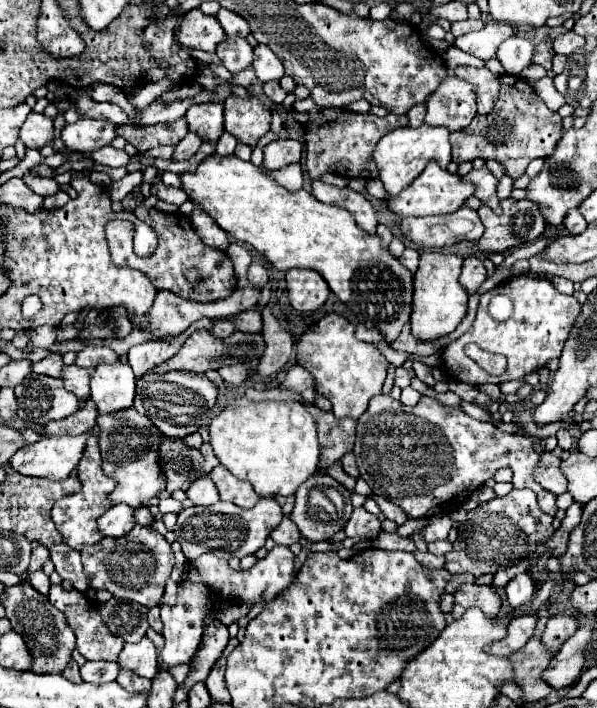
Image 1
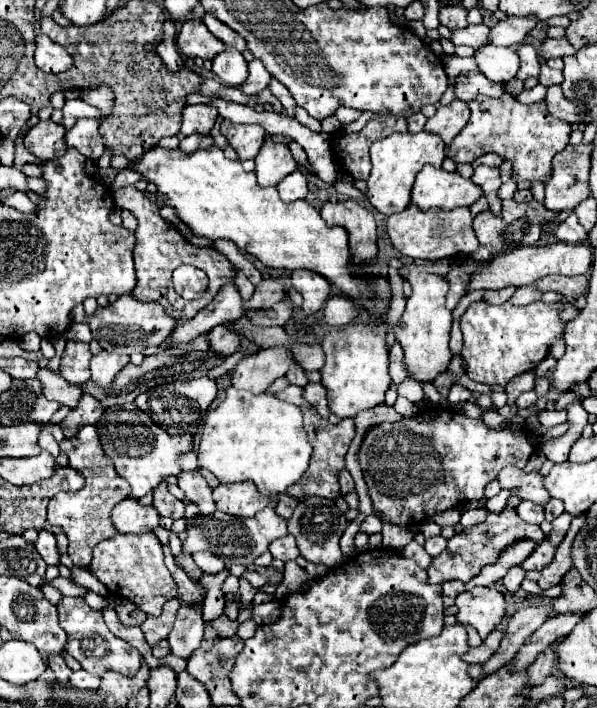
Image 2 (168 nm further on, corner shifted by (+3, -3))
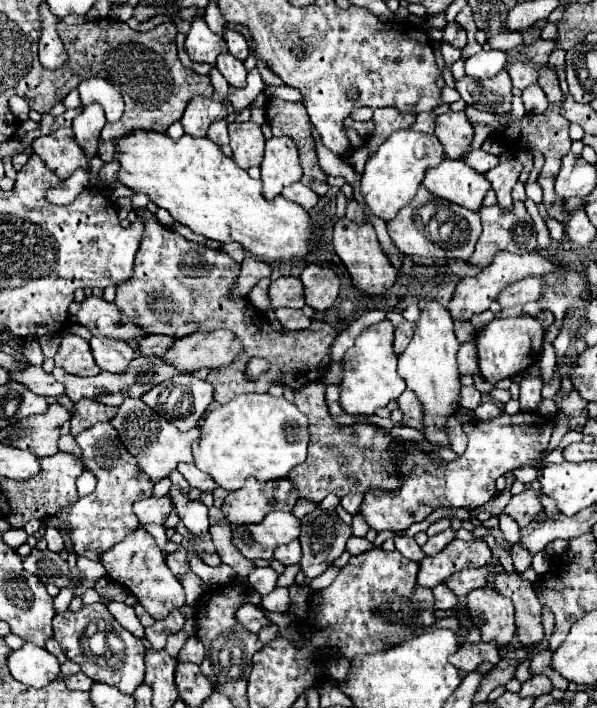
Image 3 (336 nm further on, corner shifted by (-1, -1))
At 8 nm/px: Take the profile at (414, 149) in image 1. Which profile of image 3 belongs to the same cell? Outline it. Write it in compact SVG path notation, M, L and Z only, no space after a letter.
M412 129L392 133L380 145L380 149L366 161L366 169L362 173L360 191L370 213L380 217L382 221L390 221L404 205L412 201L418 185L424 179L426 169L438 165L442 159L444 159L444 149L434 135L416 133Z

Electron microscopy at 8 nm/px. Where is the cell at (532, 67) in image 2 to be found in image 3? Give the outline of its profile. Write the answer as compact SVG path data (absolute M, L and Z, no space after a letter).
M518 61L518 63L510 65L508 73L510 73L514 87L518 87L520 91L524 91L526 87L530 87L538 81L538 67L532 65L530 61Z

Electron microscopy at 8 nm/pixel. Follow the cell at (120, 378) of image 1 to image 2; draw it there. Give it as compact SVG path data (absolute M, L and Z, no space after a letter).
M108 351L94 355L90 361L94 385L100 385L100 389L108 389L108 385L112 385L114 377L116 377L116 373L126 363L128 363L128 355L116 355L116 353L108 353Z

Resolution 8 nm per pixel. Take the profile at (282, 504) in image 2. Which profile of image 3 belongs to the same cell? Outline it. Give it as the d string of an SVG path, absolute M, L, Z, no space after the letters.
M298 499L296 501L296 505L294 505L294 509L292 509L292 515L294 517L298 517L298 519L302 519L304 515L308 515L310 511L314 511L316 509L316 505L312 503L312 501L304 501L304 499Z

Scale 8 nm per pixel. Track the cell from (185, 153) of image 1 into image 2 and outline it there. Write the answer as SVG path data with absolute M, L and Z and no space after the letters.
M188 135L188 137L180 137L180 151L186 151L186 153L194 153L198 149L206 149L214 145L212 137L210 135Z

